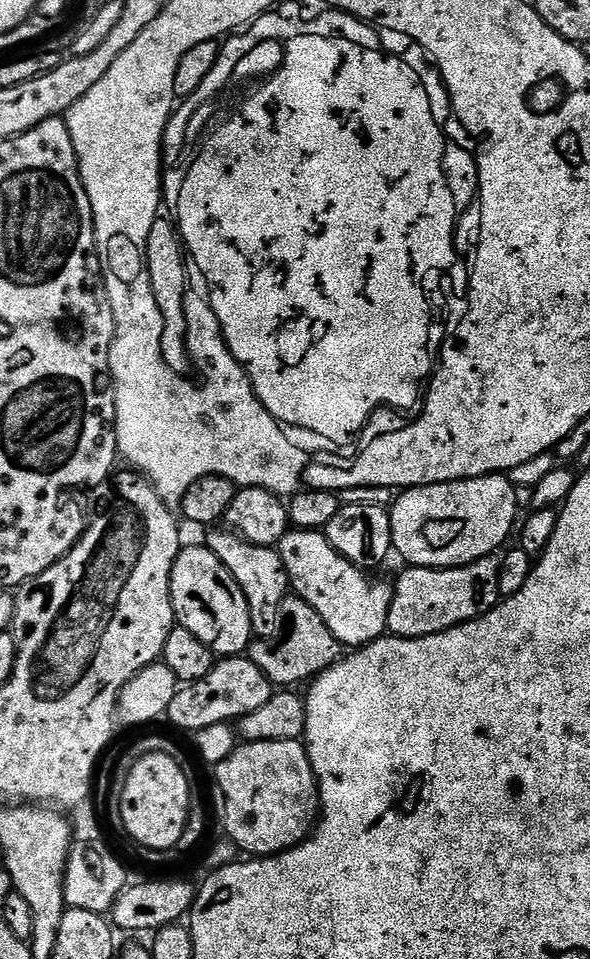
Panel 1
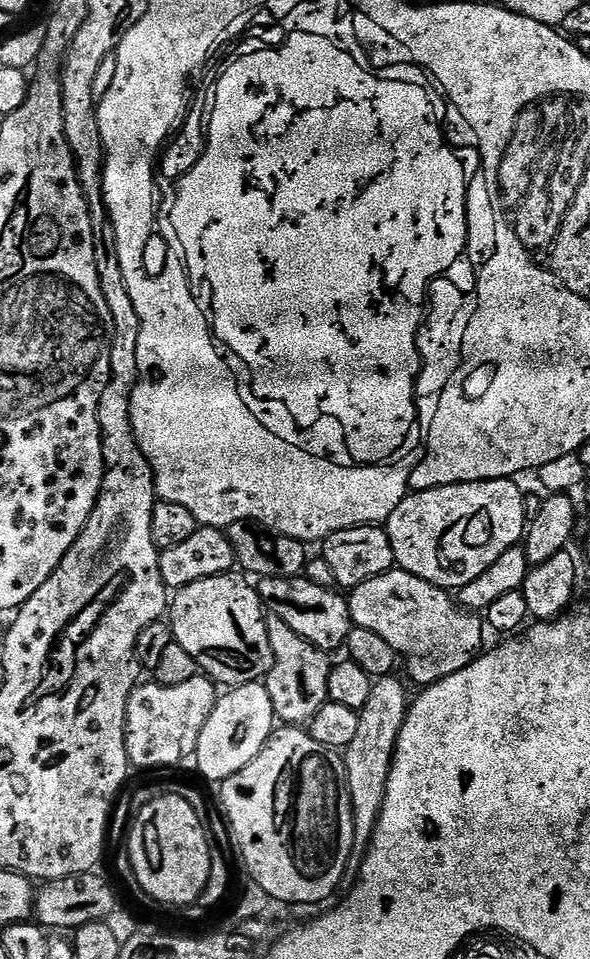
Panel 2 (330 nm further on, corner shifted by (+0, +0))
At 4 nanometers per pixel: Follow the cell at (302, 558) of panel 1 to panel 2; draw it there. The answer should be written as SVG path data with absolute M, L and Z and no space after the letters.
M307 575L299 576L265 576L259 581L260 601L271 615L282 618L294 634L302 634L306 642L313 644L329 654L335 648L343 649L348 643L348 636L354 627L348 601L335 587L319 585L308 579Z

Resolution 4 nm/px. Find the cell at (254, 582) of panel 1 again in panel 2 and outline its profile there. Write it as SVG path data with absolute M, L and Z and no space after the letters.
M274 615L268 616L268 633L270 634L270 650L274 650L274 662L267 674L266 683L270 694L270 702L274 706L274 714L277 721L283 722L285 725L307 725L314 718L314 714L318 714L318 710L322 710L322 706L329 703L329 653L320 648L315 648L310 642L306 642L306 638L302 638L302 634L294 634L294 630L290 630L290 626L286 626L286 622L282 622L282 618Z

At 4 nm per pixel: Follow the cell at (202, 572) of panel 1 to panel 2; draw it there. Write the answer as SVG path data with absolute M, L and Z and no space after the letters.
M225 574L190 582L170 600L172 639L194 658L197 669L220 686L263 681L274 662L270 650L268 616L260 593L243 580L243 575Z

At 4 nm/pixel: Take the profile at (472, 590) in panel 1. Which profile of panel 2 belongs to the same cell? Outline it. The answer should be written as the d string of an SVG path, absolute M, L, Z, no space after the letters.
M393 570L351 589L347 601L353 625L374 630L378 638L383 638L395 650L397 657L408 656L411 683L427 686L470 666L485 647L485 621L448 596L451 596L449 589L440 588L409 572Z

